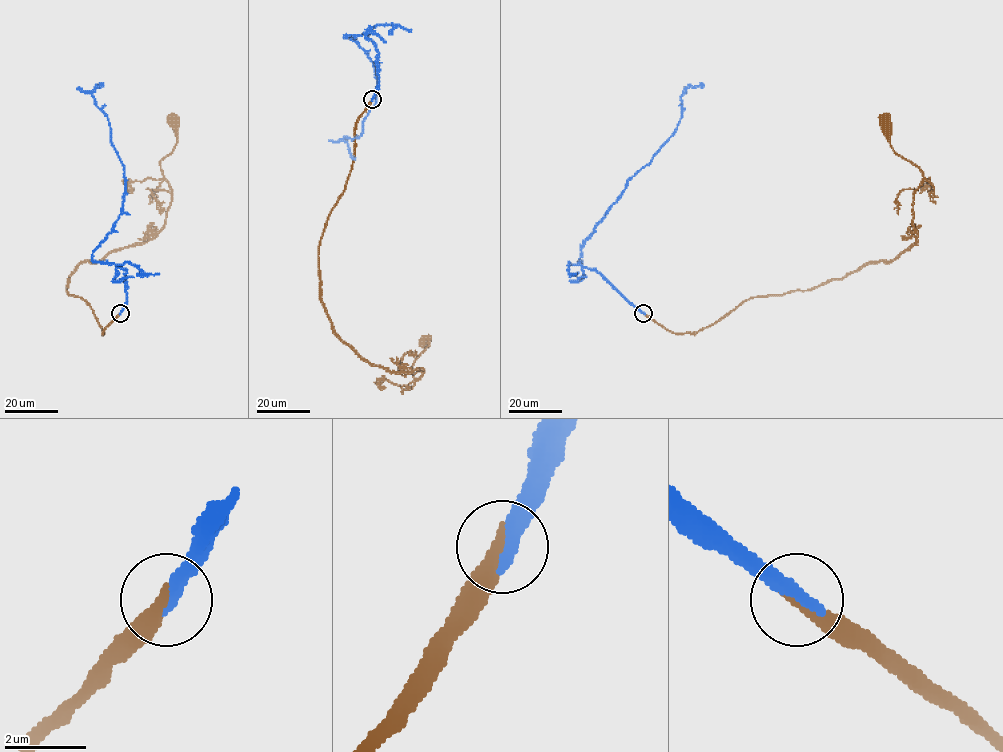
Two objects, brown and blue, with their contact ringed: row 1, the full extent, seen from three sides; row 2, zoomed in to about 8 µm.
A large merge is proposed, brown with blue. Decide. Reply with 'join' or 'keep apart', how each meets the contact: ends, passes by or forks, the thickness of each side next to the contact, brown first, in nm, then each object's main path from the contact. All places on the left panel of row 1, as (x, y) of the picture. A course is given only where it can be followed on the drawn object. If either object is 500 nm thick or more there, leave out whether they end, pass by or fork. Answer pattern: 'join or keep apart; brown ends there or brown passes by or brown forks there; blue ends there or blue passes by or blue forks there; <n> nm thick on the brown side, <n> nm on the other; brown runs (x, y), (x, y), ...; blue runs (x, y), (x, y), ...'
join; brown ends there; blue ends there; 320 nm thick on the brown side, 400 nm on the other; brown runs (119, 313), (103, 333), (68, 279), (165, 223), (160, 161), (176, 145), (173, 120); blue runs (119, 313), (125, 271), (93, 259), (125, 191), (123, 165), (92, 94), (103, 85)

